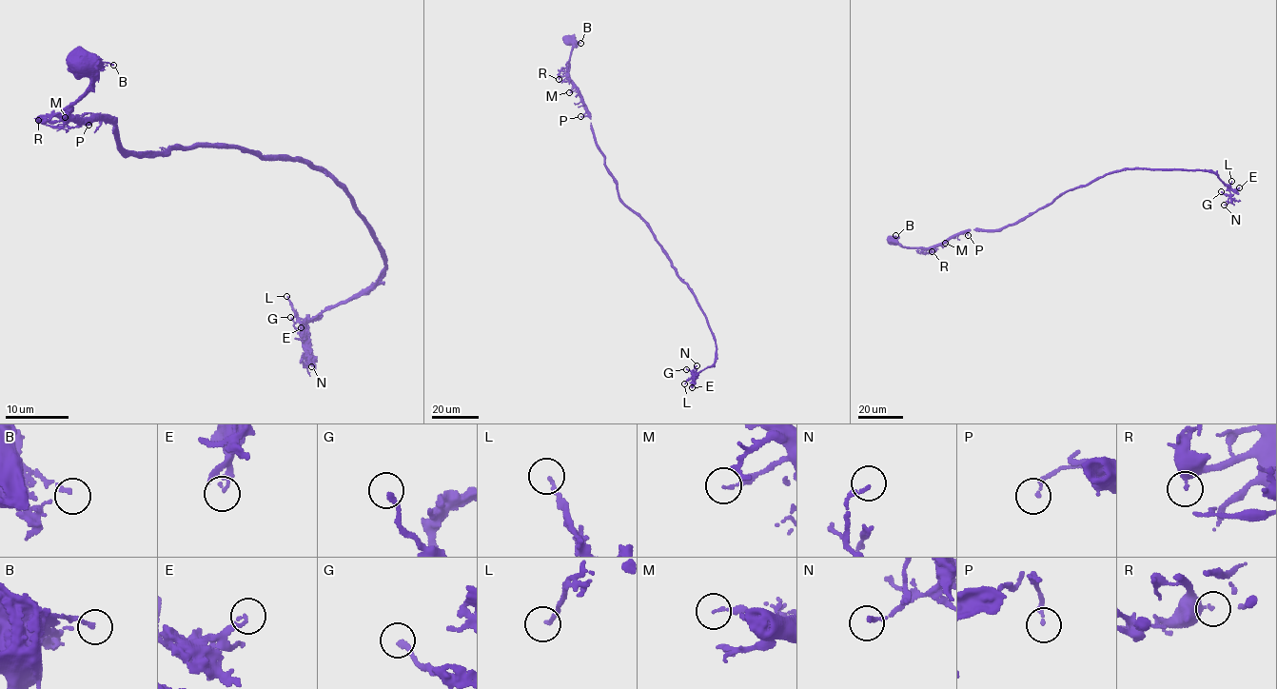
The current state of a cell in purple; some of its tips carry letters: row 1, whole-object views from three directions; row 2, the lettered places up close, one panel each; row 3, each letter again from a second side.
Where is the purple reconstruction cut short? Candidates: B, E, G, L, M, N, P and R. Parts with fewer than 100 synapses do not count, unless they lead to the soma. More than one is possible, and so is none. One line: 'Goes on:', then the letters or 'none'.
Goes on: none

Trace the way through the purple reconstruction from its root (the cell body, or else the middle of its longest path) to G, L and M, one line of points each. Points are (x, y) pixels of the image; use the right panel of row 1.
G: (891, 241), (933, 248), (970, 229), (1003, 228), (1068, 191), (1129, 167), (1211, 170), (1229, 194), (1221, 191)
L: (891, 241), (933, 248), (970, 229), (1003, 228), (1068, 191), (1129, 167), (1211, 170), (1227, 187), (1231, 181)
M: (891, 241), (902, 246), (933, 248), (945, 243)

